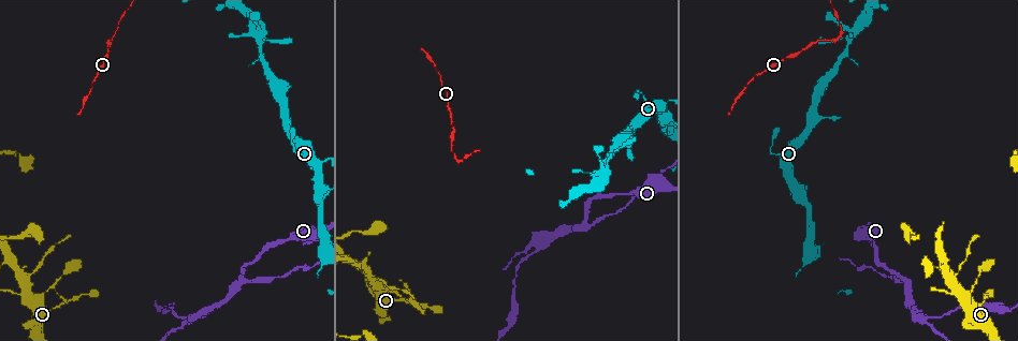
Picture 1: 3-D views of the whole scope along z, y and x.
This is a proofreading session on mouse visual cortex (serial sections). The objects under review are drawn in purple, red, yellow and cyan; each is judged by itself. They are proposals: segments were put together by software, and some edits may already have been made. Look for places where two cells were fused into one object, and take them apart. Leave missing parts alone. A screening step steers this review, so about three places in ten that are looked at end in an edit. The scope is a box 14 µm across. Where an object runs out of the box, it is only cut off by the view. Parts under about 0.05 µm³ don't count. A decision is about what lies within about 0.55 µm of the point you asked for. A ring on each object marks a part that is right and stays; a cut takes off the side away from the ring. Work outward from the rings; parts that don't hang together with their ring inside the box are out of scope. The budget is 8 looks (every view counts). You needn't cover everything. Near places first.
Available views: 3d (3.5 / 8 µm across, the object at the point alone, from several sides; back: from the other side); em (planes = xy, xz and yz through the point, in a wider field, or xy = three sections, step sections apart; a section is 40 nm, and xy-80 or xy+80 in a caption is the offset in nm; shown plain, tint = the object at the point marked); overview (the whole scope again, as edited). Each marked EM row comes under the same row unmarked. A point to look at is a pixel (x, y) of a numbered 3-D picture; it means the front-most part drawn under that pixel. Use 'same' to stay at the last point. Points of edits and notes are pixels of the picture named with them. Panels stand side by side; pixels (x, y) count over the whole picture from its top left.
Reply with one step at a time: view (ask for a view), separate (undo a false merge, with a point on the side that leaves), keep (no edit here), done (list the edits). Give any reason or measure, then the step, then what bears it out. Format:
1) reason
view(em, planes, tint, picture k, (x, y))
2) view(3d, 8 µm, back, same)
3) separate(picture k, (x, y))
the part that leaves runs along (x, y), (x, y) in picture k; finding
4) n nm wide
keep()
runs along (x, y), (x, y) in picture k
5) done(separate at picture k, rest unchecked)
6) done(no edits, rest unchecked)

branch point
view(3d, 3.5 µm, picture 1, (240, 277))

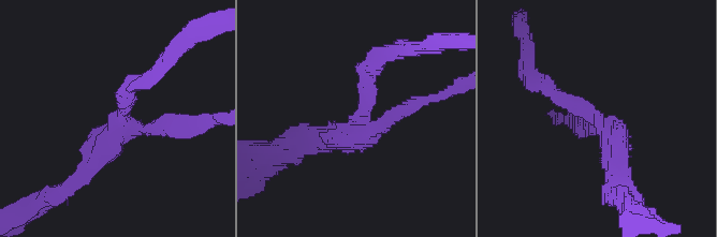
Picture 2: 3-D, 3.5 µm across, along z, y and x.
3 arms; arms of 200, 200, 350 nm
view(em, xy, step 1, tint, picture 2, (359, 119))

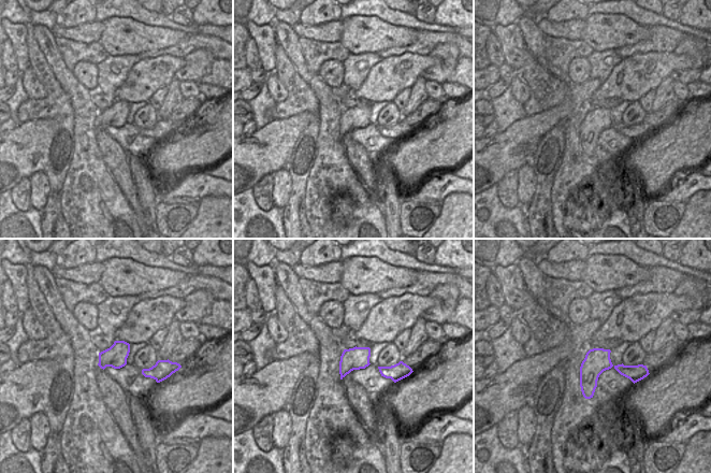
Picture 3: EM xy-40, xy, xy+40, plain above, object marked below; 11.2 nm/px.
separate(picture 2, (408, 112))
a second cell is stuck on

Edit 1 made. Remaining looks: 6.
small branch off a trunk
view(3d, 3.5 µm, picture 1, (369, 274))

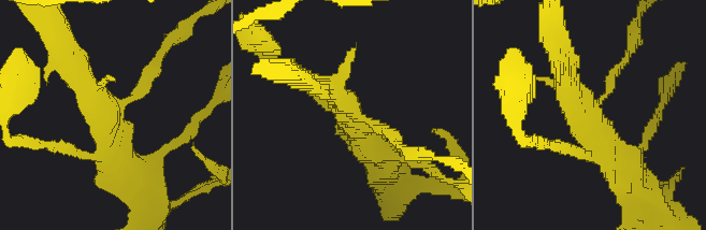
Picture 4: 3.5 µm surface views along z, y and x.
shape alone is not enough
view(em, xy, step 5, tint, picture 4, (349, 108))

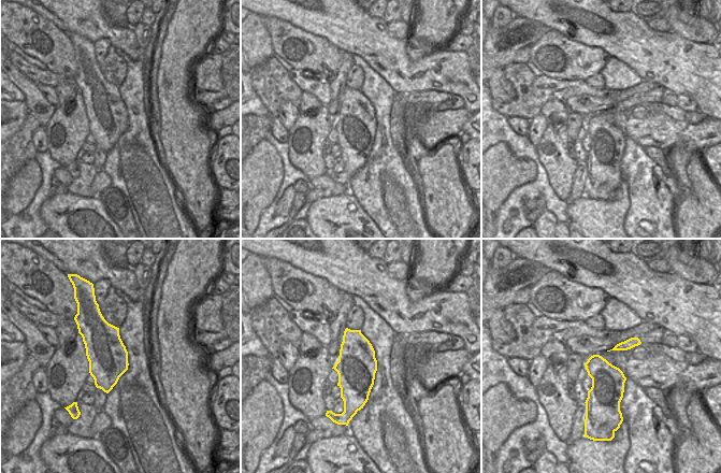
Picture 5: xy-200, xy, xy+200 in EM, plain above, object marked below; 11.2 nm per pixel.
3 arms; arms of 150, 350, 450 nm
keep()
runs along (629, 173), (573, 101), (562, 68) in picture 4; one cell here

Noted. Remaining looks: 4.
two arms in line, one across
view(3d, 3.5 µm, picture 1, (261, 33))

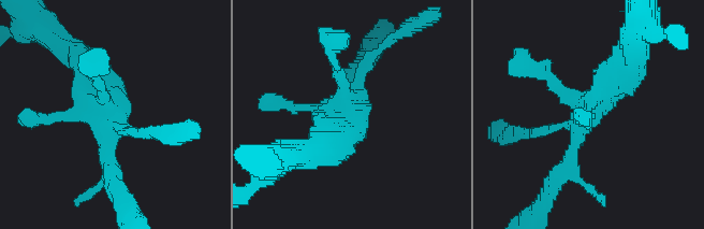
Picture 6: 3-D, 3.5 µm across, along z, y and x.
need the tissue
view(em, xy, step 5, tint, picture 6, (348, 110))

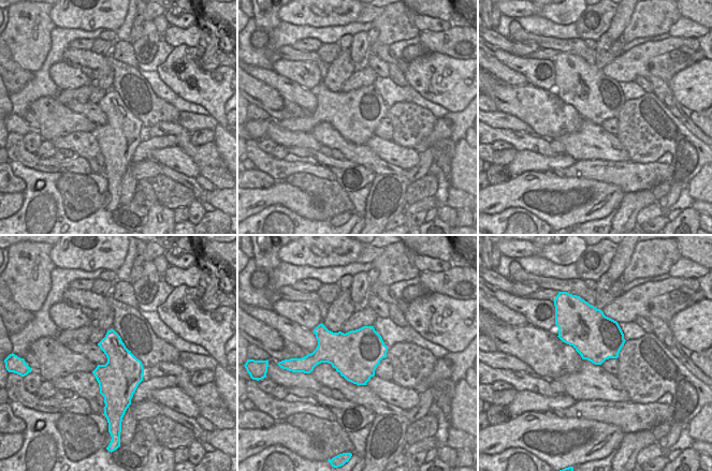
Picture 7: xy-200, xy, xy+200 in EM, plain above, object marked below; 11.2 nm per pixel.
keep()
runs along (558, 177), (583, 120), (629, 58) in picture 6; one cell here

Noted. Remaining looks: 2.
sharp bend
view(3d, 3.5 µm, picture 1, (839, 36))

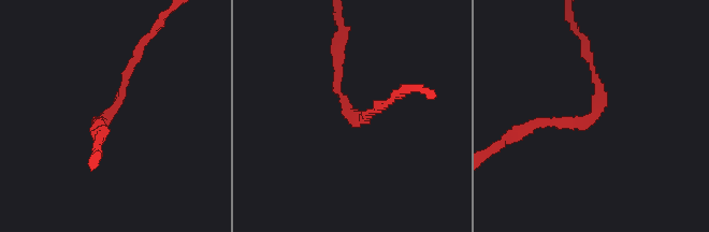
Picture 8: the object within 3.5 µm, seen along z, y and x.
arms of 150, 200 nm; now the EM
view(em, xy, step 2, tint, picture 8, (591, 116))

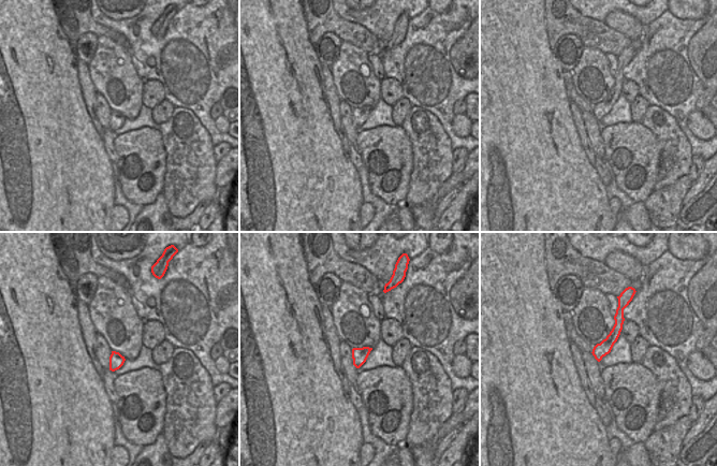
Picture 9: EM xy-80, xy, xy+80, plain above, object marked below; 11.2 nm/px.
170 nm wide
keep()
runs along (526, 129), (590, 119), (601, 103), (590, 57) in picture 8; continuous, no second cell

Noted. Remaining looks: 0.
done(separate at picture 2, rest unchecked)

